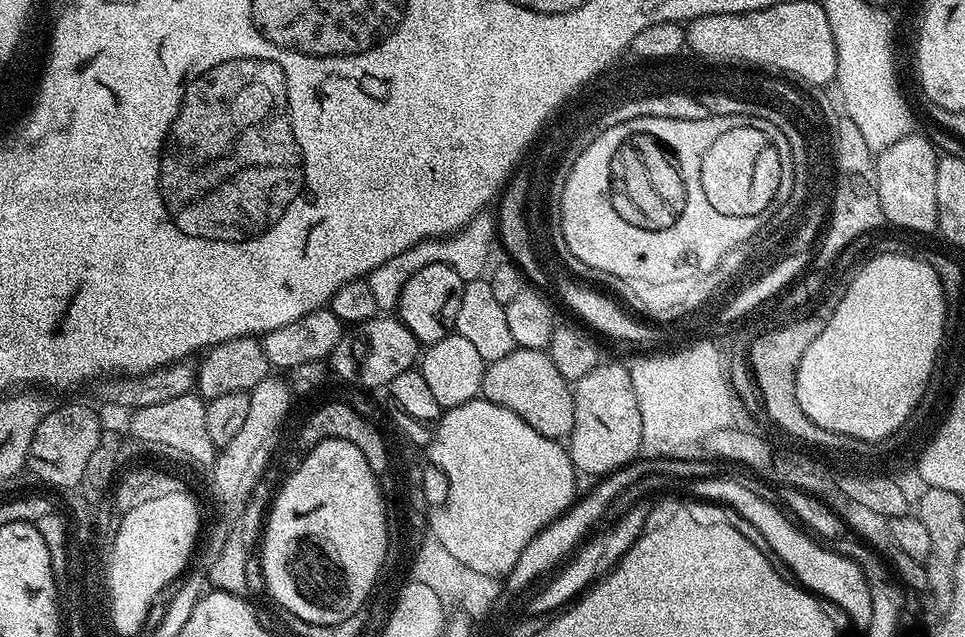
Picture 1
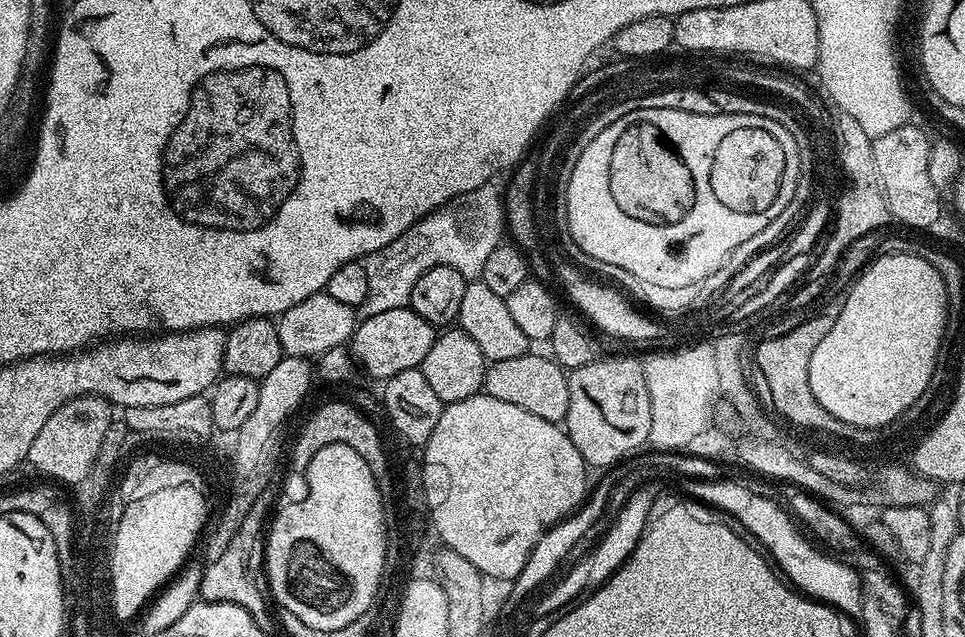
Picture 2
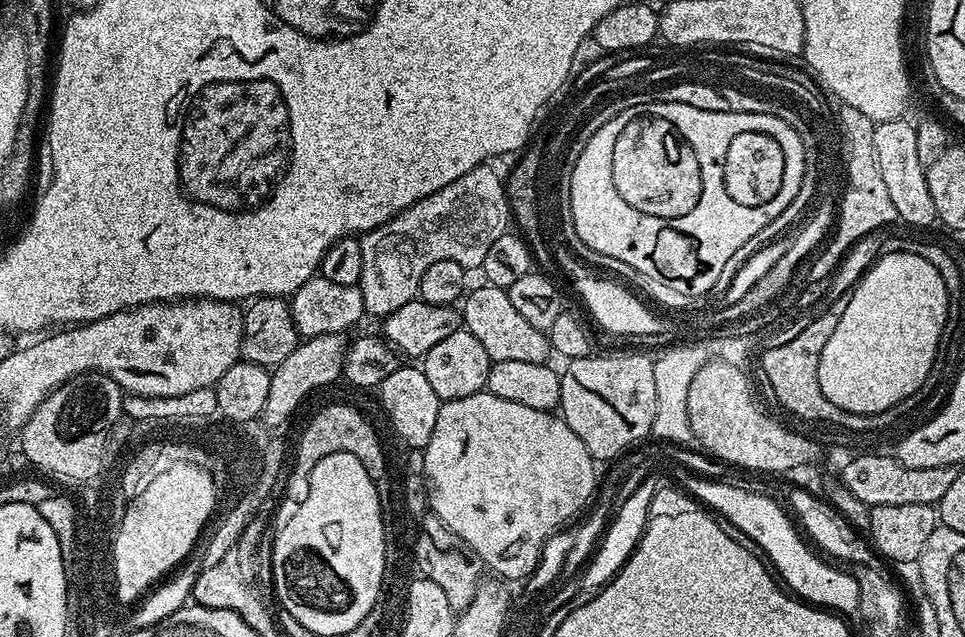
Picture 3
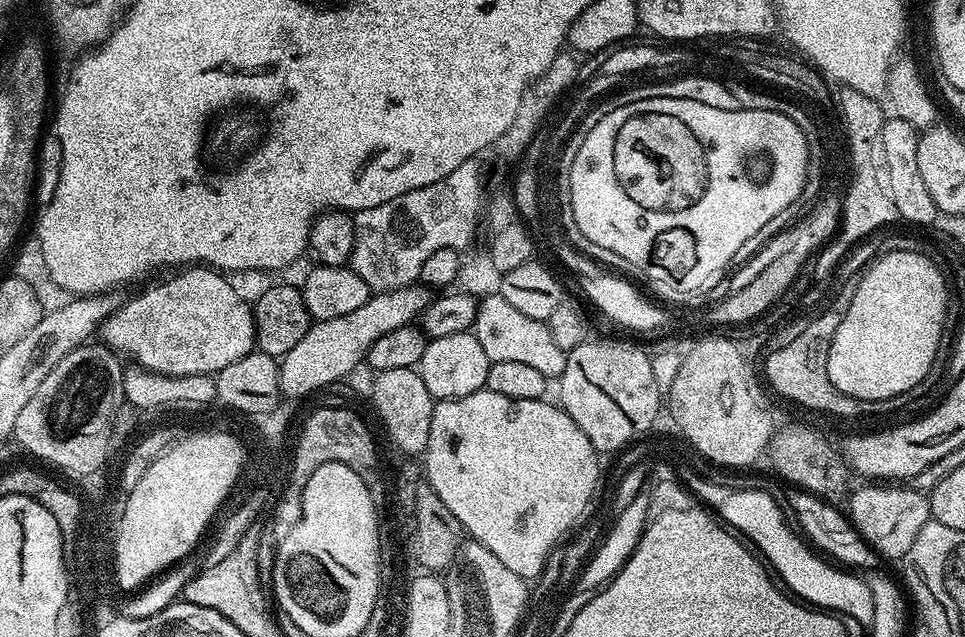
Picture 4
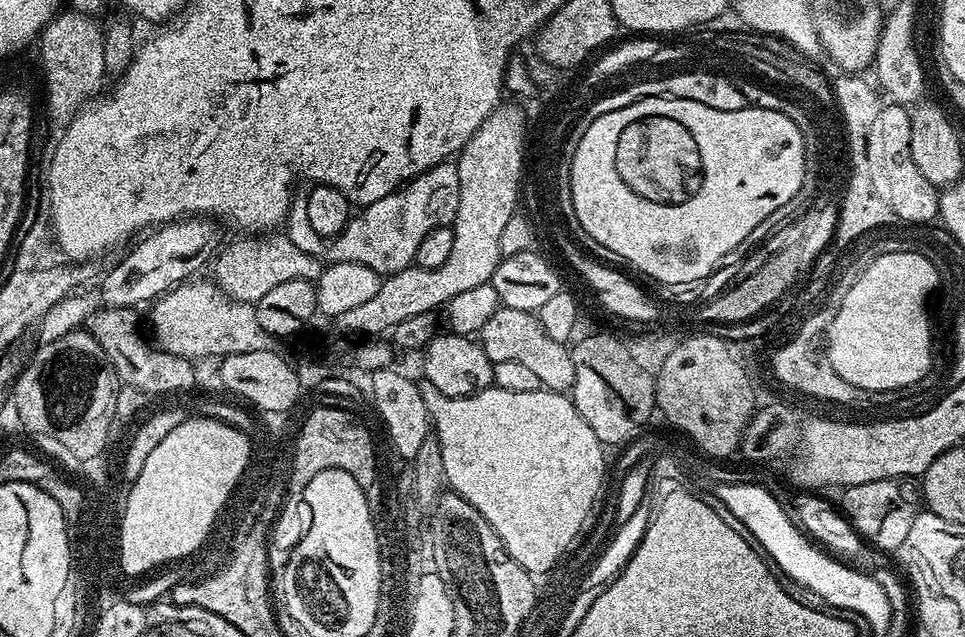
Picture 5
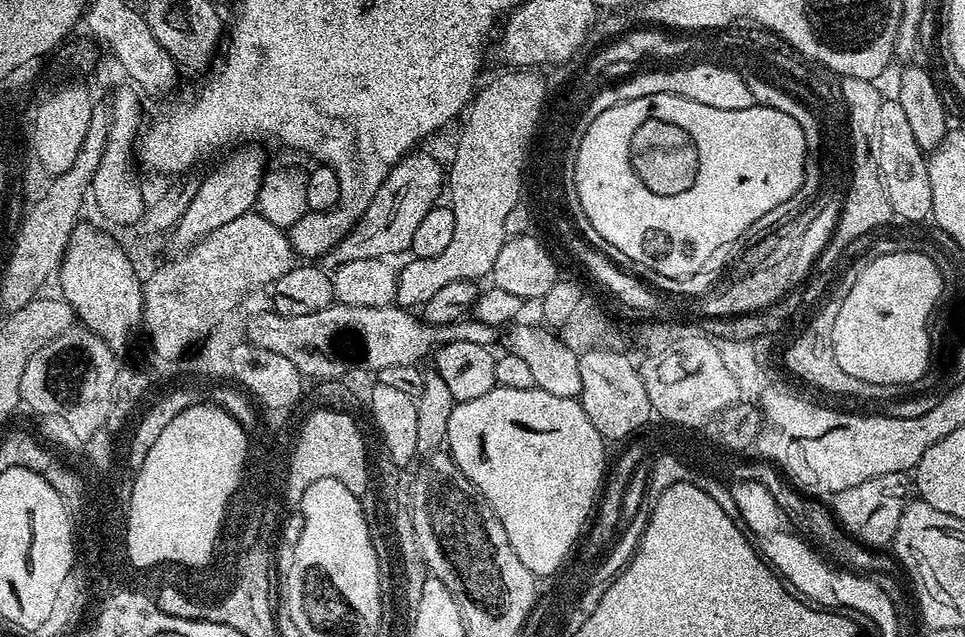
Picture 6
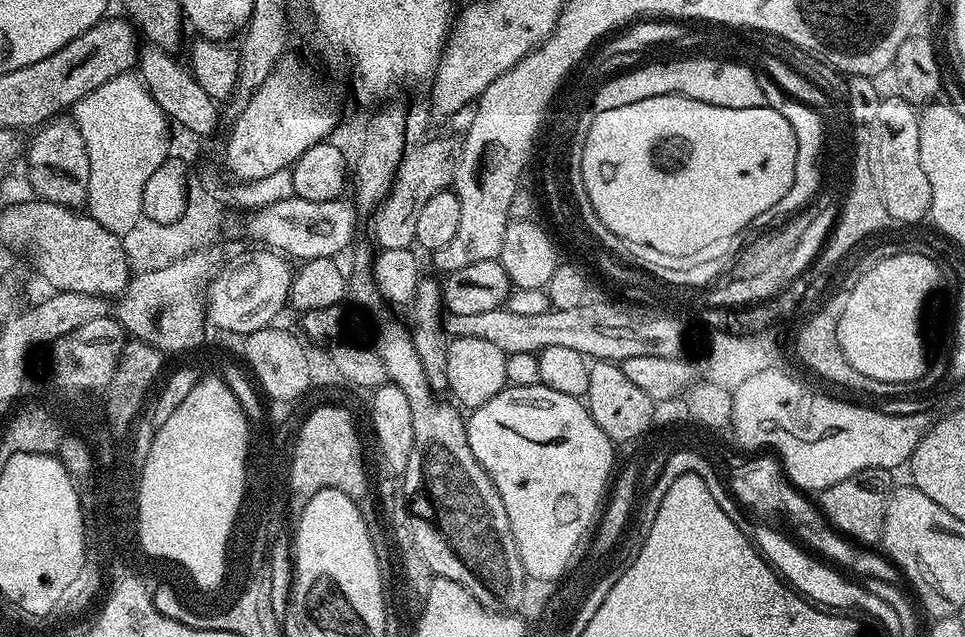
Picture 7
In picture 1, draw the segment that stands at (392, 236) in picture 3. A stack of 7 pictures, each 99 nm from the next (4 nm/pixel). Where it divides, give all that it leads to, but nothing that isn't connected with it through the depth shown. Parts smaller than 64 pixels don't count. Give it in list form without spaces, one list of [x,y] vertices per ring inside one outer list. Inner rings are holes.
[[[486,214],[476,216],[465,228],[453,233],[449,237],[436,237],[433,240],[424,240],[396,254],[394,258],[388,259],[382,265],[369,272],[366,279],[370,290],[373,291],[374,302],[379,311],[390,312],[398,305],[402,287],[423,267],[434,264],[446,264],[463,280],[477,280],[483,272],[486,262],[492,250],[492,244],[496,242],[496,224]]]

